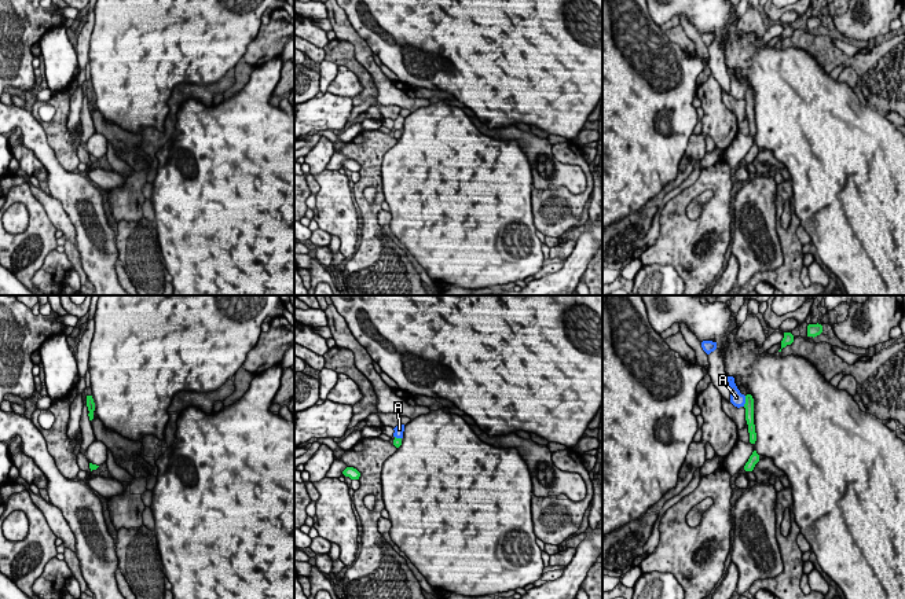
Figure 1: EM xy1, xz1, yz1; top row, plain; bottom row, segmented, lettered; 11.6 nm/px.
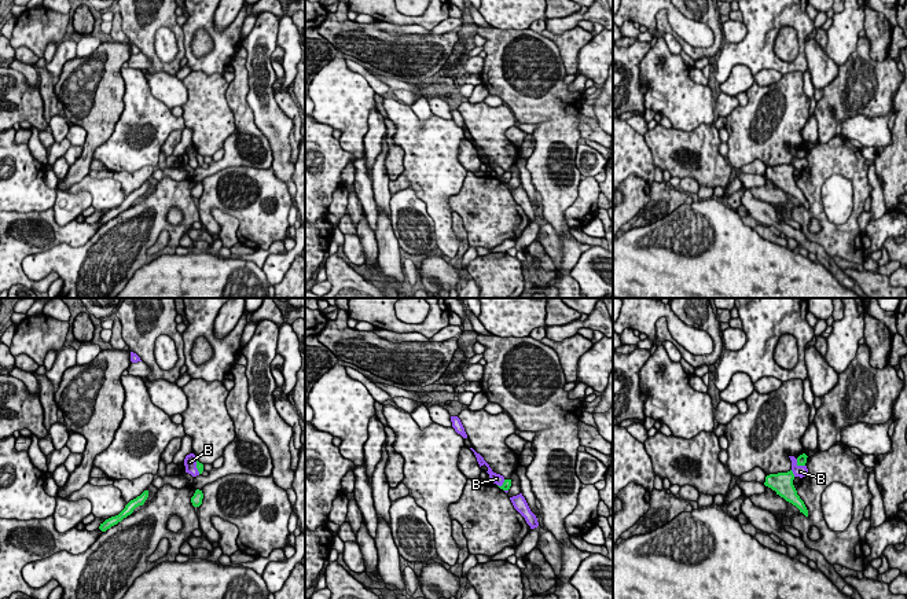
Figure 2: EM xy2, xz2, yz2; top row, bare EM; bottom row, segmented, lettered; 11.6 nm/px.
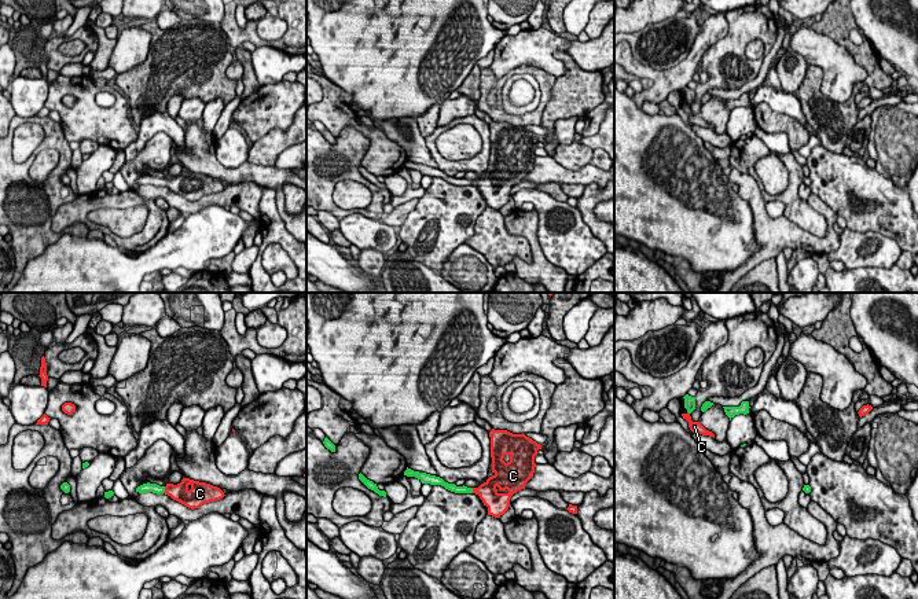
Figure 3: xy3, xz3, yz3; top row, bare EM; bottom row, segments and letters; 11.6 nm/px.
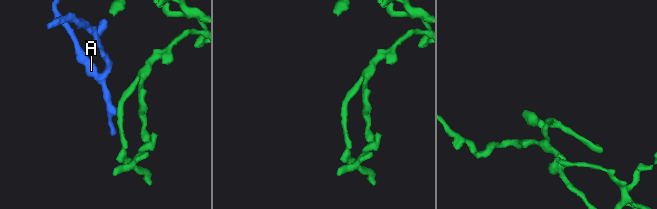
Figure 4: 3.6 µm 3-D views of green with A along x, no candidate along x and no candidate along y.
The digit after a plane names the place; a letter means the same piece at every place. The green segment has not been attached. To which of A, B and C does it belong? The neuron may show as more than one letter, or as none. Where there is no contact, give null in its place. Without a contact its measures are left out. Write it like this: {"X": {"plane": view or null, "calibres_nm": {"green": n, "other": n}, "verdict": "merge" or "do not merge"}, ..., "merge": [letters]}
{"A": {"plane": "yz1", "calibres_nm": {"green": 120, "other": 160}, "verdict": "do not merge"}, "B": {"plane": "yz2", "calibres_nm": {"green": 260, "other": 130}, "verdict": "do not merge"}, "C": {"plane": "xy3", "calibres_nm": {"green": 120, "other": 200}, "verdict": "merge"}, "merge": ["C"]}

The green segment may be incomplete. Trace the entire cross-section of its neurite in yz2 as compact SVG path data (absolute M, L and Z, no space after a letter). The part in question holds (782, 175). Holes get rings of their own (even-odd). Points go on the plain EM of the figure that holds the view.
M793 163L787 165L778 165L778 166L770 166L765 169L764 177L771 180L776 184L781 190L783 190L786 194L796 198L800 205L803 205L805 209L808 209L808 202L804 196L804 194L797 187L797 183L793 177L794 166Z

